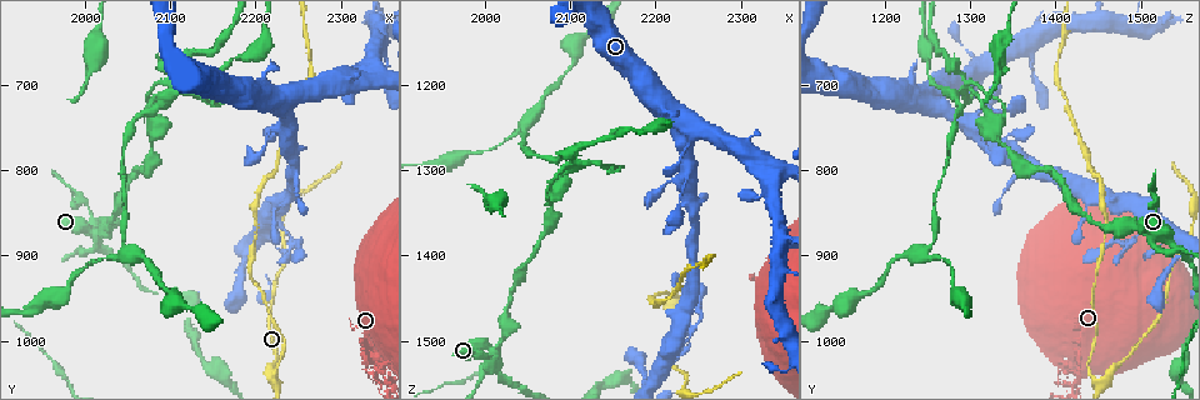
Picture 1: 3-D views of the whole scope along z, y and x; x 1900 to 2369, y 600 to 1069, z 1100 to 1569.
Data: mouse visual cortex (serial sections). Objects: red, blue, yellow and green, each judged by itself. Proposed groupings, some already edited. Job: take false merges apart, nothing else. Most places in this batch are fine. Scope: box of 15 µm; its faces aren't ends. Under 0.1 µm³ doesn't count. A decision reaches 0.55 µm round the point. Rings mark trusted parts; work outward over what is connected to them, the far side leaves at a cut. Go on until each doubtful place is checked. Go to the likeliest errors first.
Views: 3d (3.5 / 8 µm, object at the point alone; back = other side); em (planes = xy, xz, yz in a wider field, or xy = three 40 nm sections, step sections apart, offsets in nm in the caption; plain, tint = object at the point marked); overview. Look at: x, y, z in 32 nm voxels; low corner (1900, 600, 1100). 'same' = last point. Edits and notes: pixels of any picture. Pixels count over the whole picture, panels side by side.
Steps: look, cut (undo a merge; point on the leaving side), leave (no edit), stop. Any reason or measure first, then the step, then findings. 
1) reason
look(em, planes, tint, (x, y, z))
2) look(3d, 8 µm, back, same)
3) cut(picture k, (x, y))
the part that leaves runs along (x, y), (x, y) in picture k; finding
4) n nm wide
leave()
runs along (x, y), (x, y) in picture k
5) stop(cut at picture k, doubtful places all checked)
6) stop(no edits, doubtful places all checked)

look(3d, 3.5 µm, back, (2015, 870, 1505))

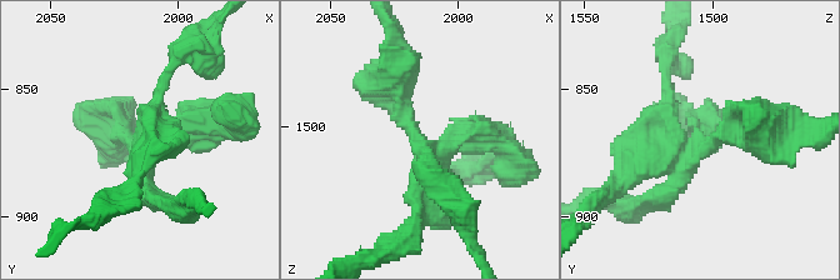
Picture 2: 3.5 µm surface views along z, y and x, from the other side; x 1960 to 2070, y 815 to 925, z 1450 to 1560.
now the EM
look(em, planes, plain, (2010, 872, 1507))

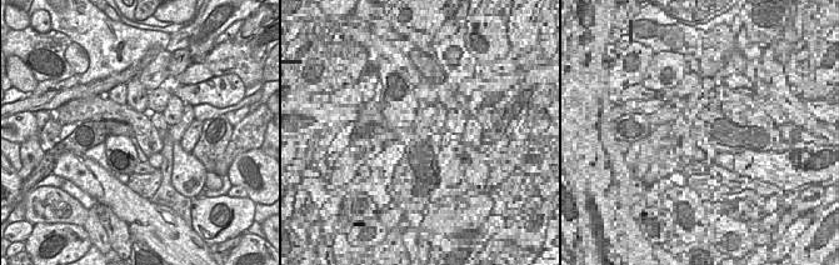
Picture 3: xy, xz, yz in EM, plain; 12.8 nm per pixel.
where the object lies
look(em, planes, tint, same)

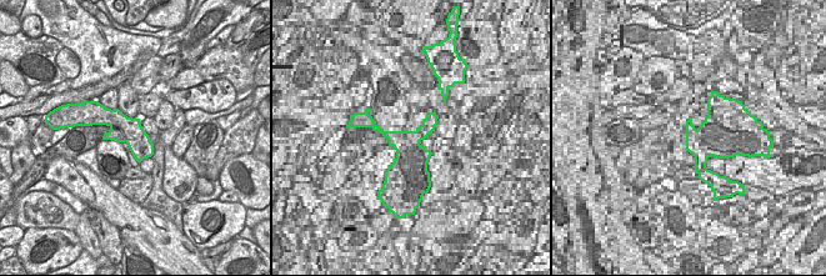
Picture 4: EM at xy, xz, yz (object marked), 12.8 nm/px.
leave()
one cell here

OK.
four arms meet
look(3d, 8 µm, back, (2105, 710, 1285))

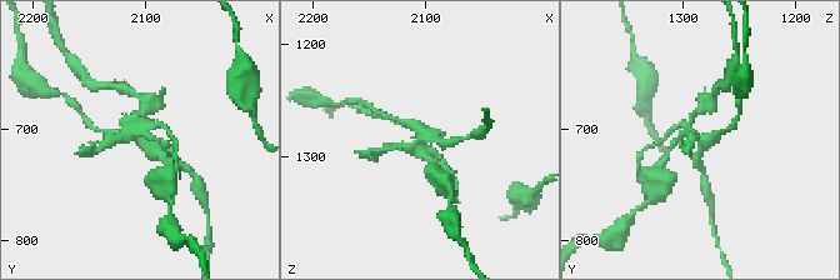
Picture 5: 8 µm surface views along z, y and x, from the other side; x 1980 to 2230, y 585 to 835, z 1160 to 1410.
look(em, xy, step 3, tint, (2102, 710, 1284))

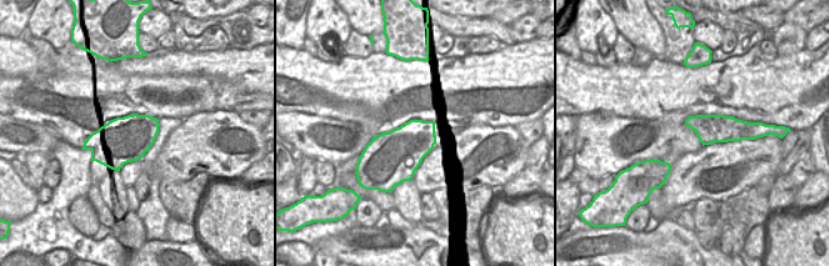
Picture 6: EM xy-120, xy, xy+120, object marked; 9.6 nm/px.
460 nm wide
leave()
runs along (151, 138), (136, 135), (170, 164) in picture 5; one cell here

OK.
thin neck
look(3d, 3.5 µm, (2350, 1035, 1415))

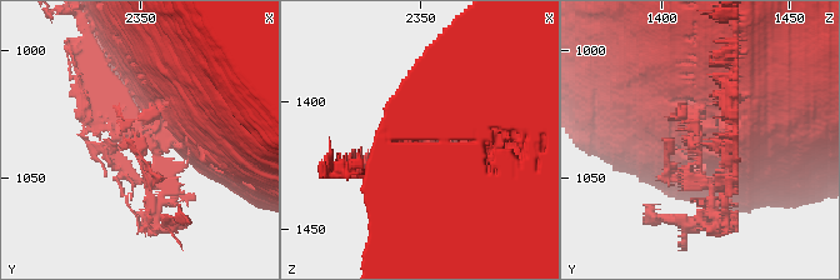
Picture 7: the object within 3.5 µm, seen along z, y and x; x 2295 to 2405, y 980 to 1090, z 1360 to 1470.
need the tissue
look(em, xy, step 2, tint, (2347, 1032, 1414))

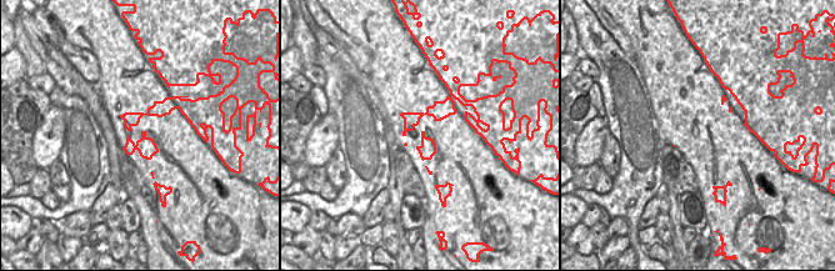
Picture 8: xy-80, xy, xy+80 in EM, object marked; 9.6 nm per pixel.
look(em, xy, step 3, tint, same)

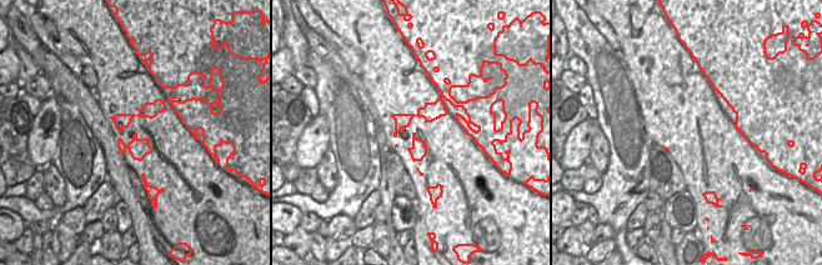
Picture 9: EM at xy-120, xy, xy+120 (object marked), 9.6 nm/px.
170 nm wide
leave()
runs along (673, 99), (714, 176) in picture 7; continuous, no second cell

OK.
three-way junction
look(3d, 8 µm, (2220, 1045, 1440))

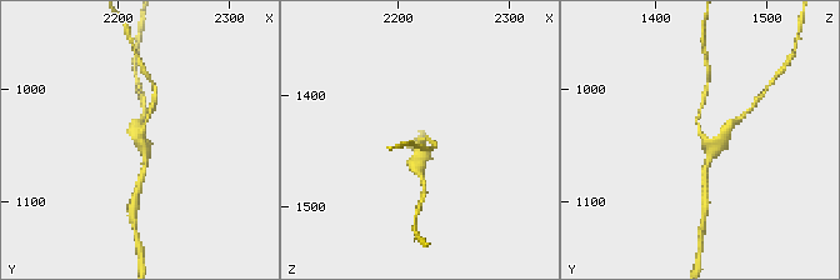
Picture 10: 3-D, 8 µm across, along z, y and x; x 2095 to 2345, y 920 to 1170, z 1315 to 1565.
3 arms; arms of 150, 200, 350 nm; shape alone is not enough
look(em, planes, tint, (2222, 1042, 1446))

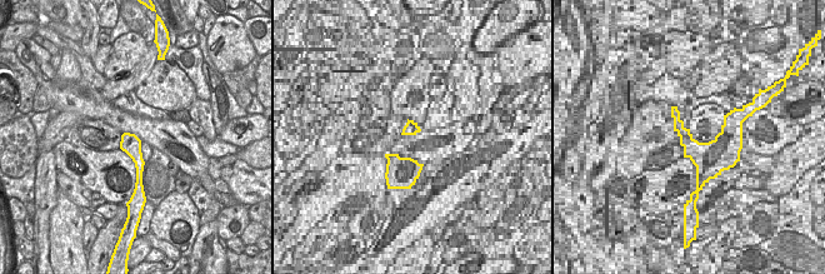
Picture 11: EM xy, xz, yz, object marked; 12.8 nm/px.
leave()
runs along (726, 129), (711, 146), (698, 124), (701, 105) in picture 10; continuous, no second cell

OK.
look(3d, 3.5 µm, back, (2045, 895, 1250))

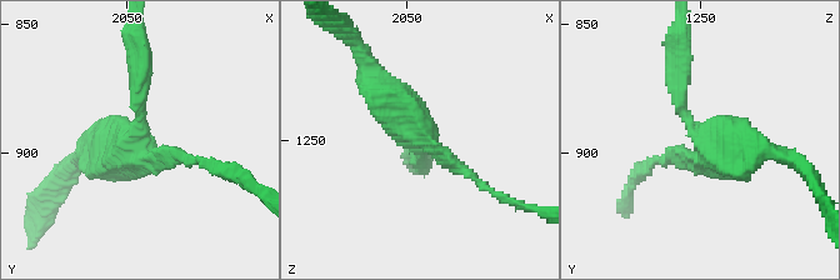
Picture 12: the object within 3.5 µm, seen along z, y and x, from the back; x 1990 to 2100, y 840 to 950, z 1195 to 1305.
3 arms; arms of 150, 250, 450 nm
look(em, xy, step 2, tint, (2045, 895, 1247))

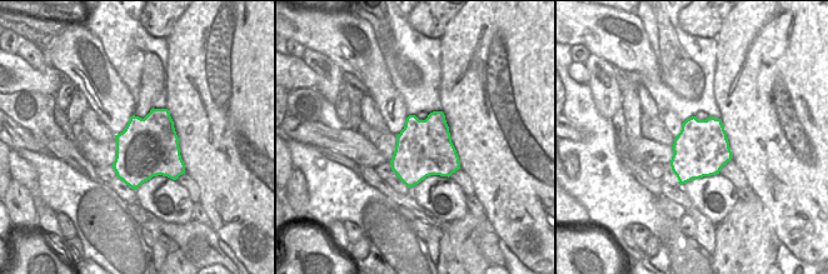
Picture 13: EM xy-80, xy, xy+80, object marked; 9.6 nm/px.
leave()
runs along (679, 63), (679, 104), (704, 139), (769, 150) in picture 12; all the same cell

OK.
stop(no edits, doubtful places all checked)

